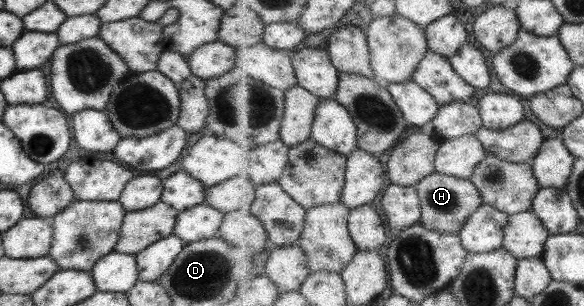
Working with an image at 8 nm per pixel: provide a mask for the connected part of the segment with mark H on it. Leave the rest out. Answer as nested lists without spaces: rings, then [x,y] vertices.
[[[436,171],[422,179],[415,185],[415,189],[417,189],[421,201],[421,224],[433,231],[459,234],[468,223],[469,218],[485,205],[476,184],[470,179],[461,179],[455,175],[445,175]]]

